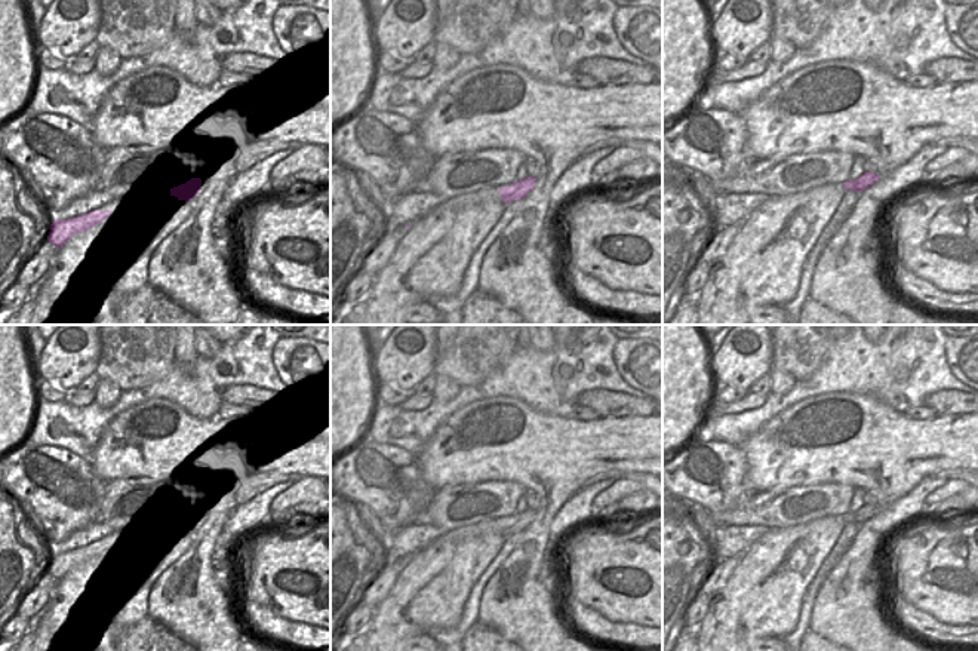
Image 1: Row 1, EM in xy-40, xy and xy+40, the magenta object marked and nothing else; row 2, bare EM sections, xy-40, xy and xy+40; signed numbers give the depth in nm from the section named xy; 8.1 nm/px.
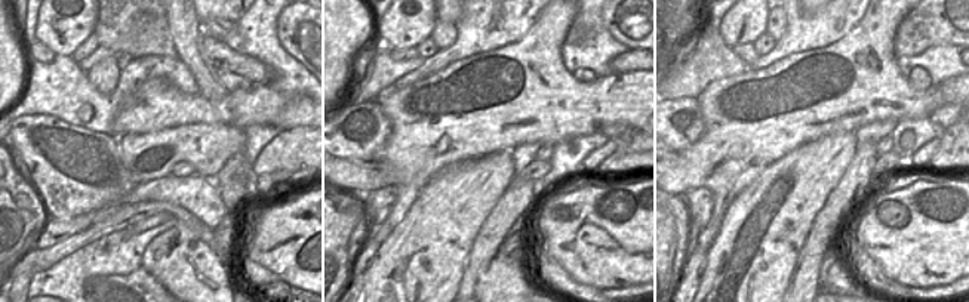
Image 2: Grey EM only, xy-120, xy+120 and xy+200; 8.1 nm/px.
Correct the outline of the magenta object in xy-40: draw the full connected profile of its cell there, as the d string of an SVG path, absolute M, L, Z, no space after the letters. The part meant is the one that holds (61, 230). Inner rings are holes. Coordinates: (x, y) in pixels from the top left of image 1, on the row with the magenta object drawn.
M92 211L89 214L70 219L53 219L50 224L47 240L55 248L62 248L74 234L96 227L113 212L114 211Z

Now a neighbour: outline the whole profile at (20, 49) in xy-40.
M0 0L0 128L28 108L41 46L28 0Z

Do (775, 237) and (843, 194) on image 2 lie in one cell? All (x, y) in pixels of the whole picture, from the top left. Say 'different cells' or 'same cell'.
different cells

